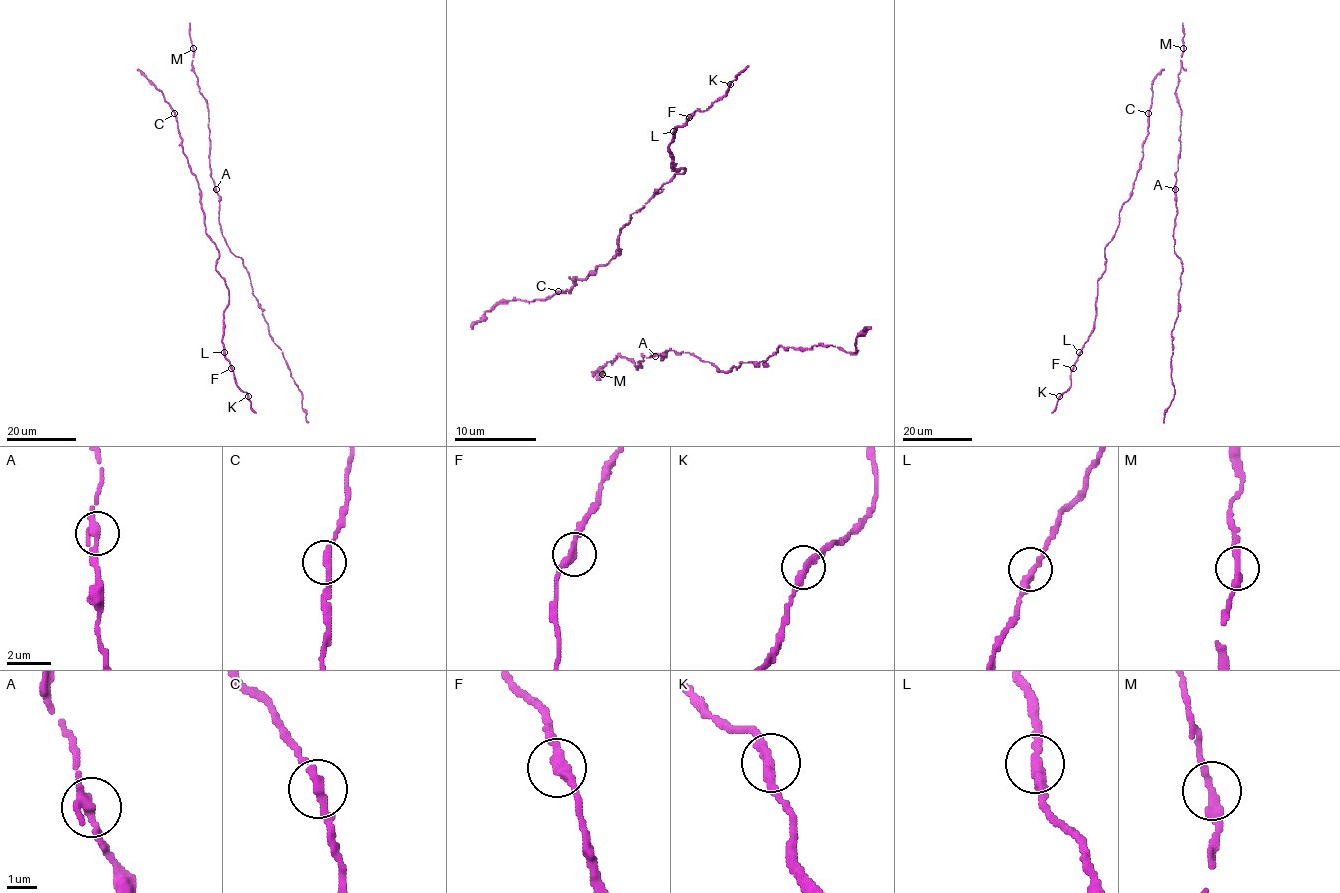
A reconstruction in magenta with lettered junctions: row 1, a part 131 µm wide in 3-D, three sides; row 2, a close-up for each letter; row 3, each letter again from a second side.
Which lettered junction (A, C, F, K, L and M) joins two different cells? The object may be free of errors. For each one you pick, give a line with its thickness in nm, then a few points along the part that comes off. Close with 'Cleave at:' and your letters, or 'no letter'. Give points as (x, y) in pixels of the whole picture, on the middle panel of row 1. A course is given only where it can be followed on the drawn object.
Cleave at: no letter

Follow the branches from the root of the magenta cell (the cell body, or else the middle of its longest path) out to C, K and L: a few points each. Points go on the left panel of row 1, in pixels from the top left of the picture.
C: (190, 169), (183, 151), (175, 114)
K: (190, 169), (200, 190), (205, 232), (218, 251), (216, 270), (228, 289), (224, 355), (236, 384), (248, 396)
L: (190, 169), (200, 190), (205, 232), (218, 251), (216, 270), (228, 289), (229, 301), (223, 320), (224, 352)

